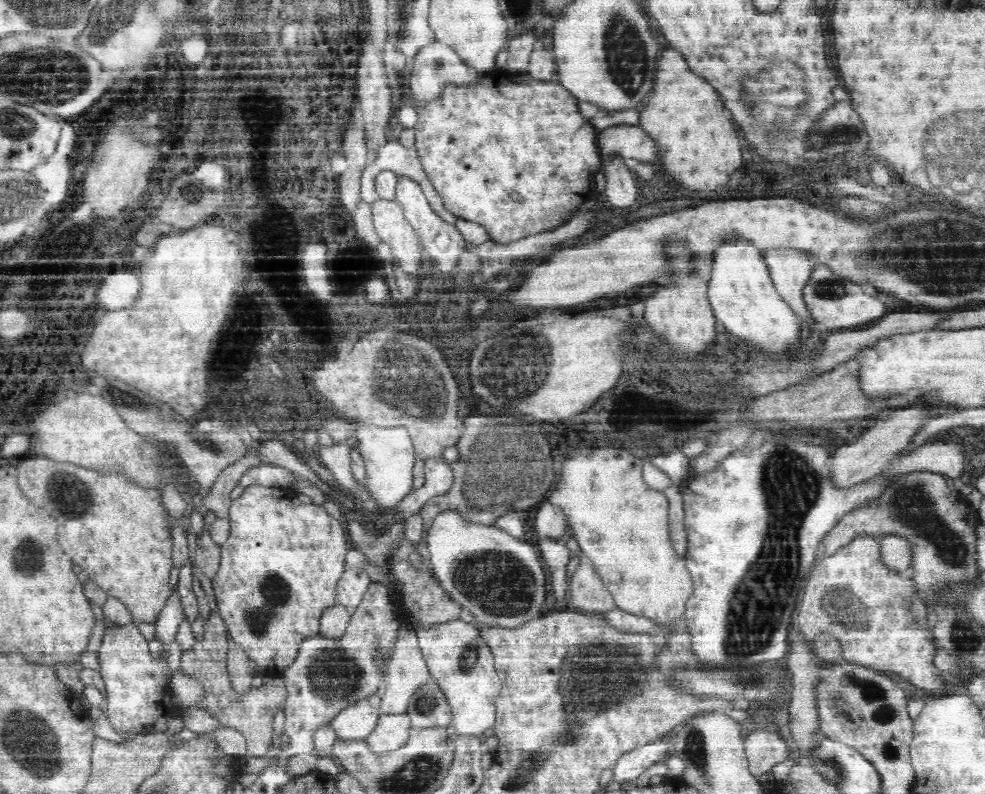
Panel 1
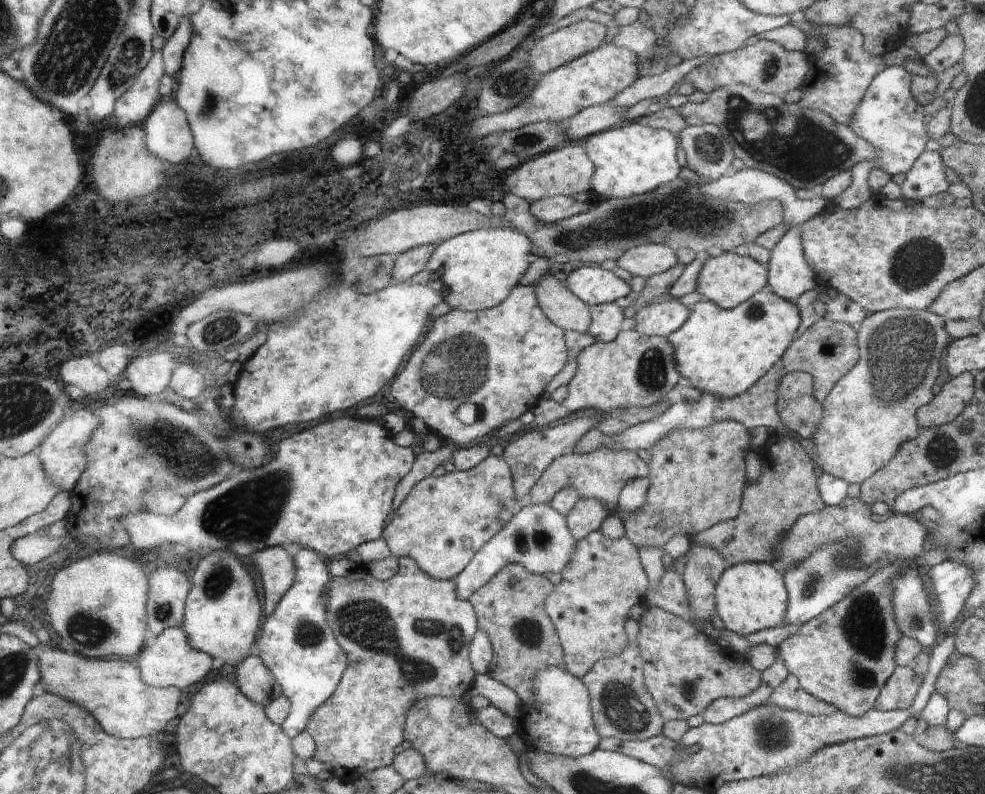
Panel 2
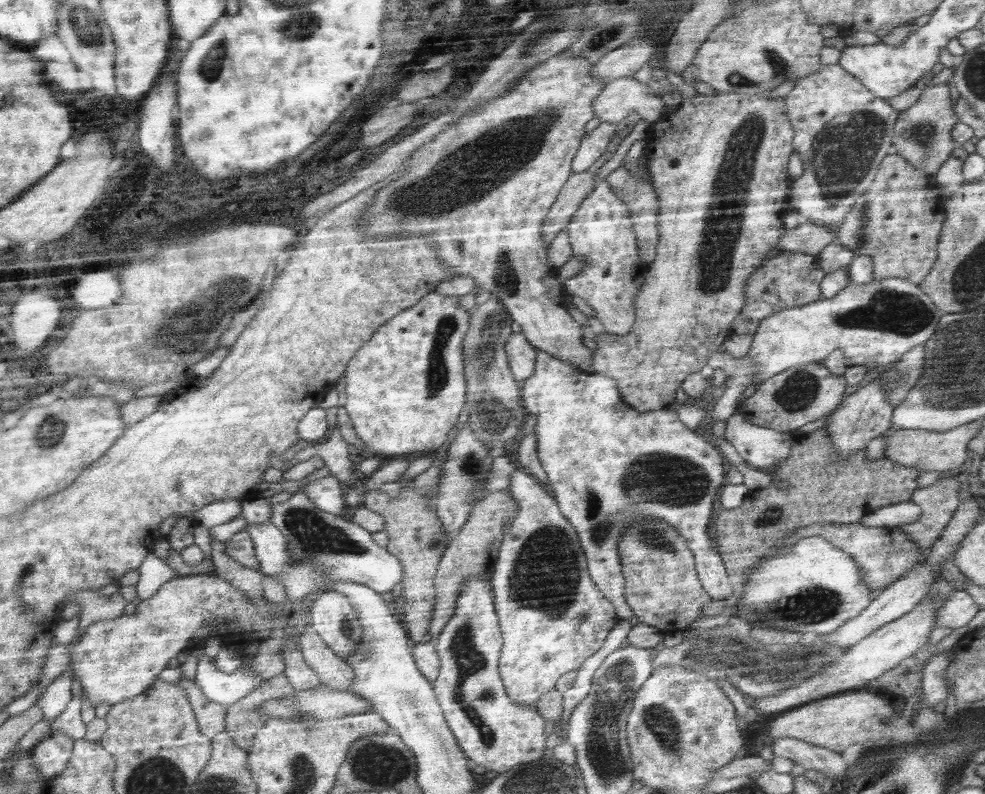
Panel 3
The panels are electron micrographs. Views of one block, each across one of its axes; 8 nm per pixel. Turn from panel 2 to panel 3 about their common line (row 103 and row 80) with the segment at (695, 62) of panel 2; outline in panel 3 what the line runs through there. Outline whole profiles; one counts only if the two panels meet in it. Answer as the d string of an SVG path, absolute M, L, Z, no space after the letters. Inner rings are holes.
M634 75L620 77L616 80L609 81L602 93L595 98L594 116L600 119L600 122L618 124L622 119L629 116L634 111L642 116L642 119L651 125L661 118L665 112L665 107L661 105L660 100L650 95L647 83L642 83L638 79L634 79Z

